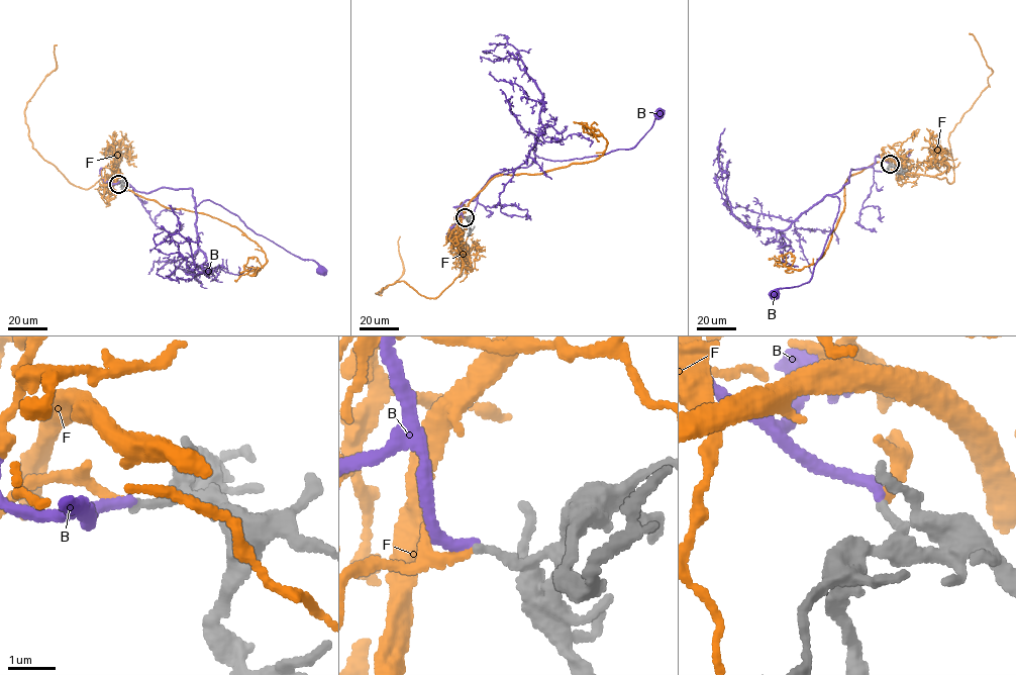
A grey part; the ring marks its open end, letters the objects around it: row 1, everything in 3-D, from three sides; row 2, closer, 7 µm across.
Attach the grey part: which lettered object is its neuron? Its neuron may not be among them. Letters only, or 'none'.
F

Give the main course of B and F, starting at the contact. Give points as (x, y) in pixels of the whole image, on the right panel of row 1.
B: (890, 164), (877, 156), (871, 166), (850, 169), (849, 183), (831, 195), (839, 209), (810, 280), (775, 294)
F: (890, 164), (908, 173), (953, 181), (948, 135), (989, 85), (993, 70), (969, 33)

